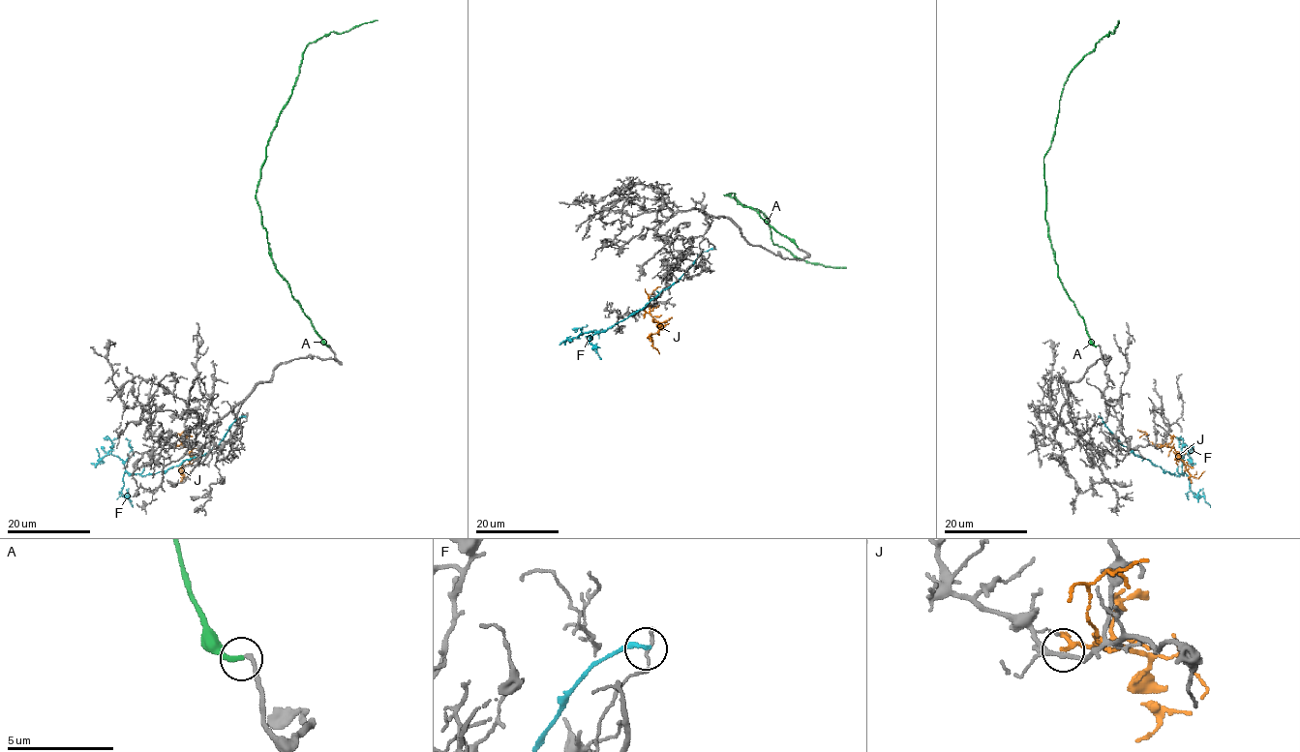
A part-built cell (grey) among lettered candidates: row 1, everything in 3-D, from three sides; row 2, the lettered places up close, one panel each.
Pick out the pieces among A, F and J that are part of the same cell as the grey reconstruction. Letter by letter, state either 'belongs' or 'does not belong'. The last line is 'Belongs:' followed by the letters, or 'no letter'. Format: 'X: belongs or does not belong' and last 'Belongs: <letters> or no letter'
A: belongs
F: does not belong
J: does not belong
Belongs: A

